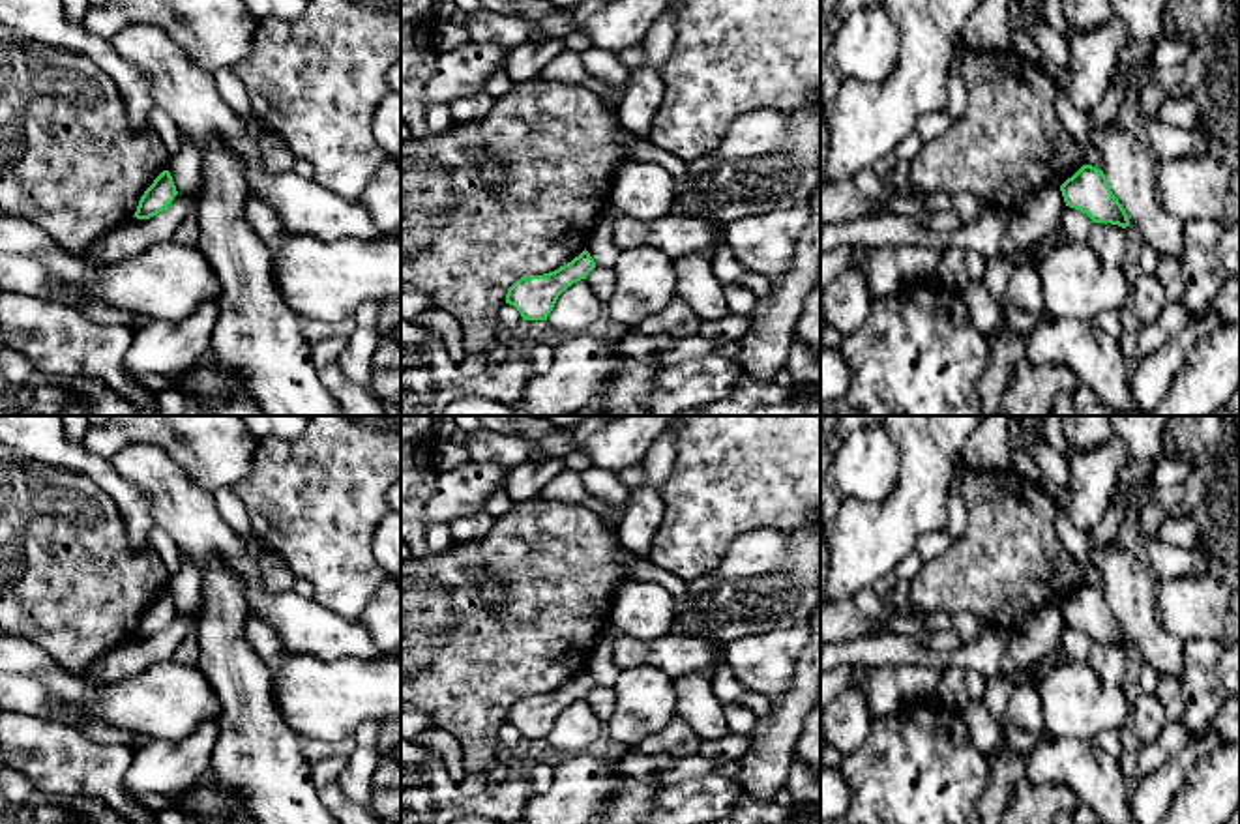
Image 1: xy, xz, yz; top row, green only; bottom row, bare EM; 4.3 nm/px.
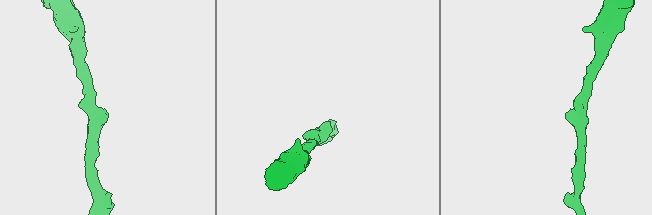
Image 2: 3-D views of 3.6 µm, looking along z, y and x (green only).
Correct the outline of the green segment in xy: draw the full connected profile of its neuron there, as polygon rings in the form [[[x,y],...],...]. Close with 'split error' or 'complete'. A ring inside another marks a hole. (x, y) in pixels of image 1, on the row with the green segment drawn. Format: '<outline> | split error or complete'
[[[163,170],[140,197],[133,217],[150,219],[157,215],[174,200],[176,195],[178,191],[176,191],[170,172]]] | complete

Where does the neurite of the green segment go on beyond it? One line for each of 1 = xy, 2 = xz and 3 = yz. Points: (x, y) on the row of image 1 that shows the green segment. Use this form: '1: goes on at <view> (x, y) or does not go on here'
1: does not go on here
2: does not go on here
3: does not go on here

